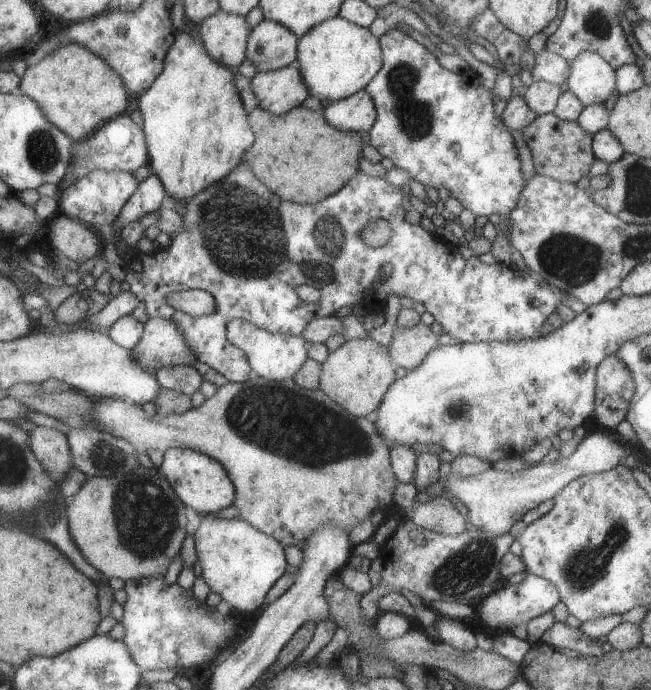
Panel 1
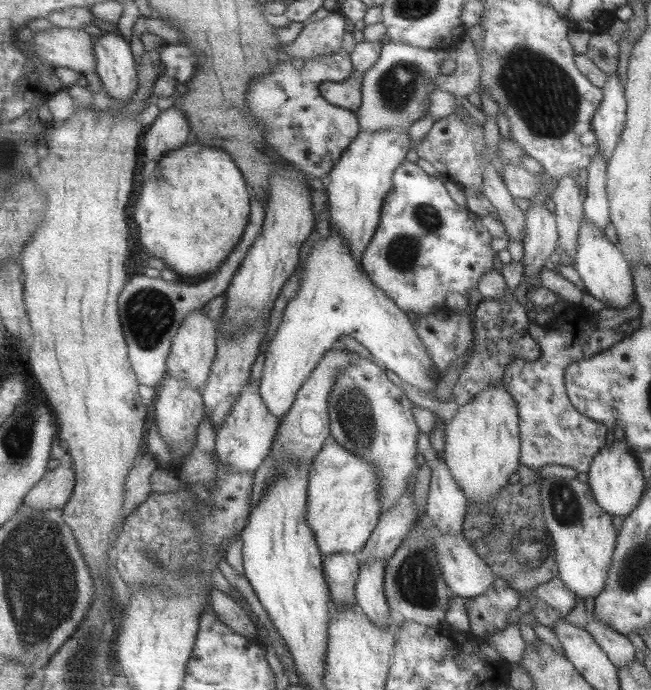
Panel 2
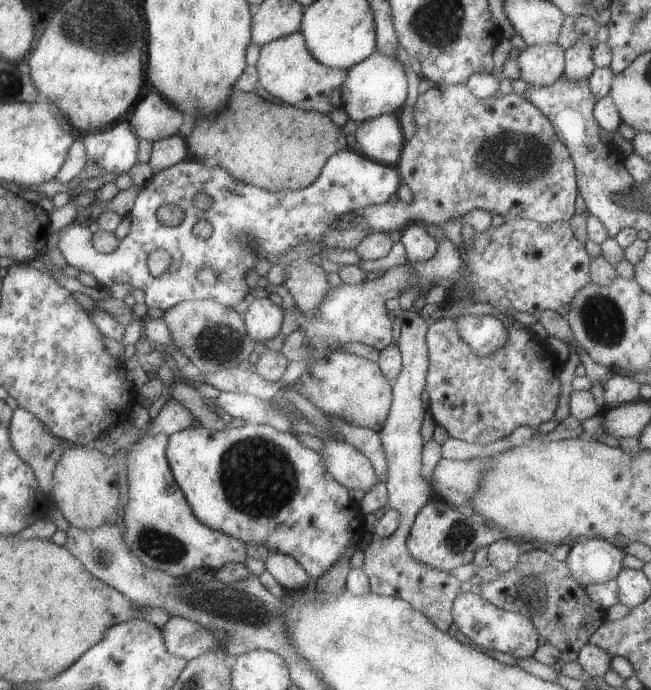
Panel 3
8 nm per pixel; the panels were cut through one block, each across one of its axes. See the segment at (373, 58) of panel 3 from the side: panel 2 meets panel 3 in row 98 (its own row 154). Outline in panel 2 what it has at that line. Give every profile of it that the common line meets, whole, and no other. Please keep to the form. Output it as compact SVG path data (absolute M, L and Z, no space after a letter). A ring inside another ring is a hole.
M398 128L361 132L329 174L326 182L329 230L338 230L338 234L350 242L351 252L358 259L358 264L362 264L371 237L377 232L383 201L393 188L394 170L405 160L410 141L409 132Z

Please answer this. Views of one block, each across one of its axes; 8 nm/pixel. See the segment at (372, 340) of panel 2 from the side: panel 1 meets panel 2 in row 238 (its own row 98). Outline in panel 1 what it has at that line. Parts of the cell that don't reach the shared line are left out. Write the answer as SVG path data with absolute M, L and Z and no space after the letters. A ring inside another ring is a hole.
M339 15L317 24L300 38L296 65L310 88L310 94L330 104L367 88L367 83L382 68L381 51L377 38L367 28Z

